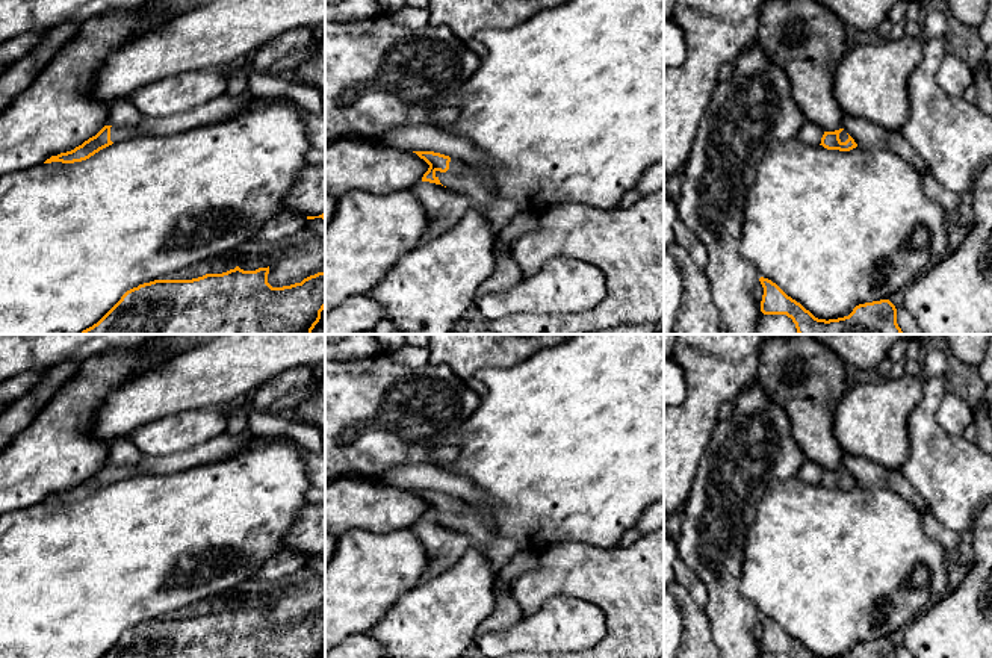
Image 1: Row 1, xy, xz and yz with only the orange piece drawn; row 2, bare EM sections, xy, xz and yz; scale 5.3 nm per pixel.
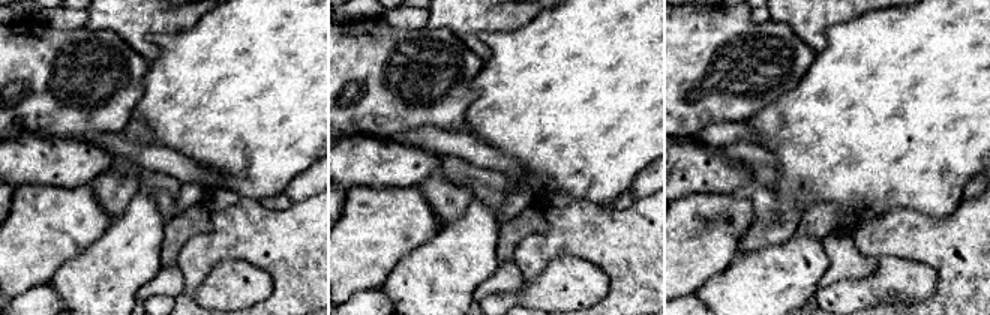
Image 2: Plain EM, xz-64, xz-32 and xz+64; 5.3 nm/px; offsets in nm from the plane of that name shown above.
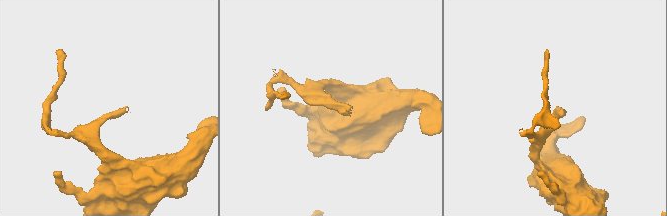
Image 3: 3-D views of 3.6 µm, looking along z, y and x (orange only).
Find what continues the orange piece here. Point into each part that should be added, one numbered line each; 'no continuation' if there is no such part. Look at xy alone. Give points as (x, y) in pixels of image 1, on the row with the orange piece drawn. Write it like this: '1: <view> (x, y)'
1: xy (117, 135)

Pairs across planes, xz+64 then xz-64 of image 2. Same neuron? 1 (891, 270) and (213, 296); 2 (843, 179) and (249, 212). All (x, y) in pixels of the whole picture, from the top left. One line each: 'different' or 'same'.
1: same
2: different

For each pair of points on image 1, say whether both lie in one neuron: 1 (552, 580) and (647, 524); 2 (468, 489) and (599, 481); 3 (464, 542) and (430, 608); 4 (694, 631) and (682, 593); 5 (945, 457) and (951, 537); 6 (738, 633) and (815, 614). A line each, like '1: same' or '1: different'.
1: different
2: different
3: different
4: same
5: different
6: different

